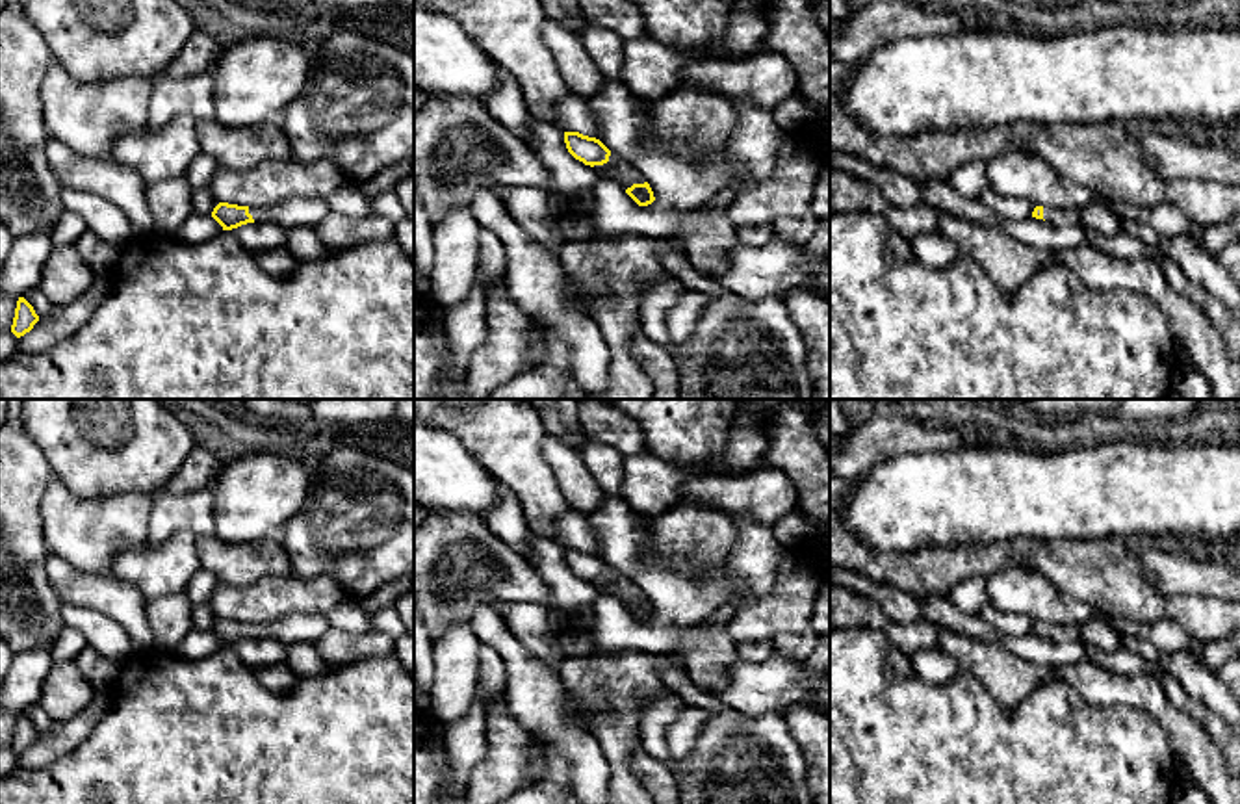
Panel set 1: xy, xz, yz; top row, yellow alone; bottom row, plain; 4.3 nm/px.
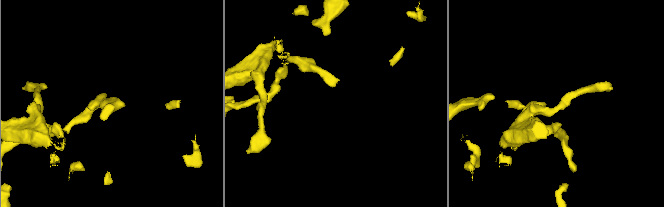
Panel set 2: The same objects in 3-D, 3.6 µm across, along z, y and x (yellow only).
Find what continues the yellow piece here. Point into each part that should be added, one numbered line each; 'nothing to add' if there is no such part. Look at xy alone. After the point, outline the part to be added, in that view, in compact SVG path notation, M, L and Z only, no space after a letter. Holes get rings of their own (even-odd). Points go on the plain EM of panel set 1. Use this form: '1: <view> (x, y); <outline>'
1: xy (294, 628); M291 613L277 622L249 624L254 639L277 639L284 644L312 642L316 644L327 629L323 615Z

